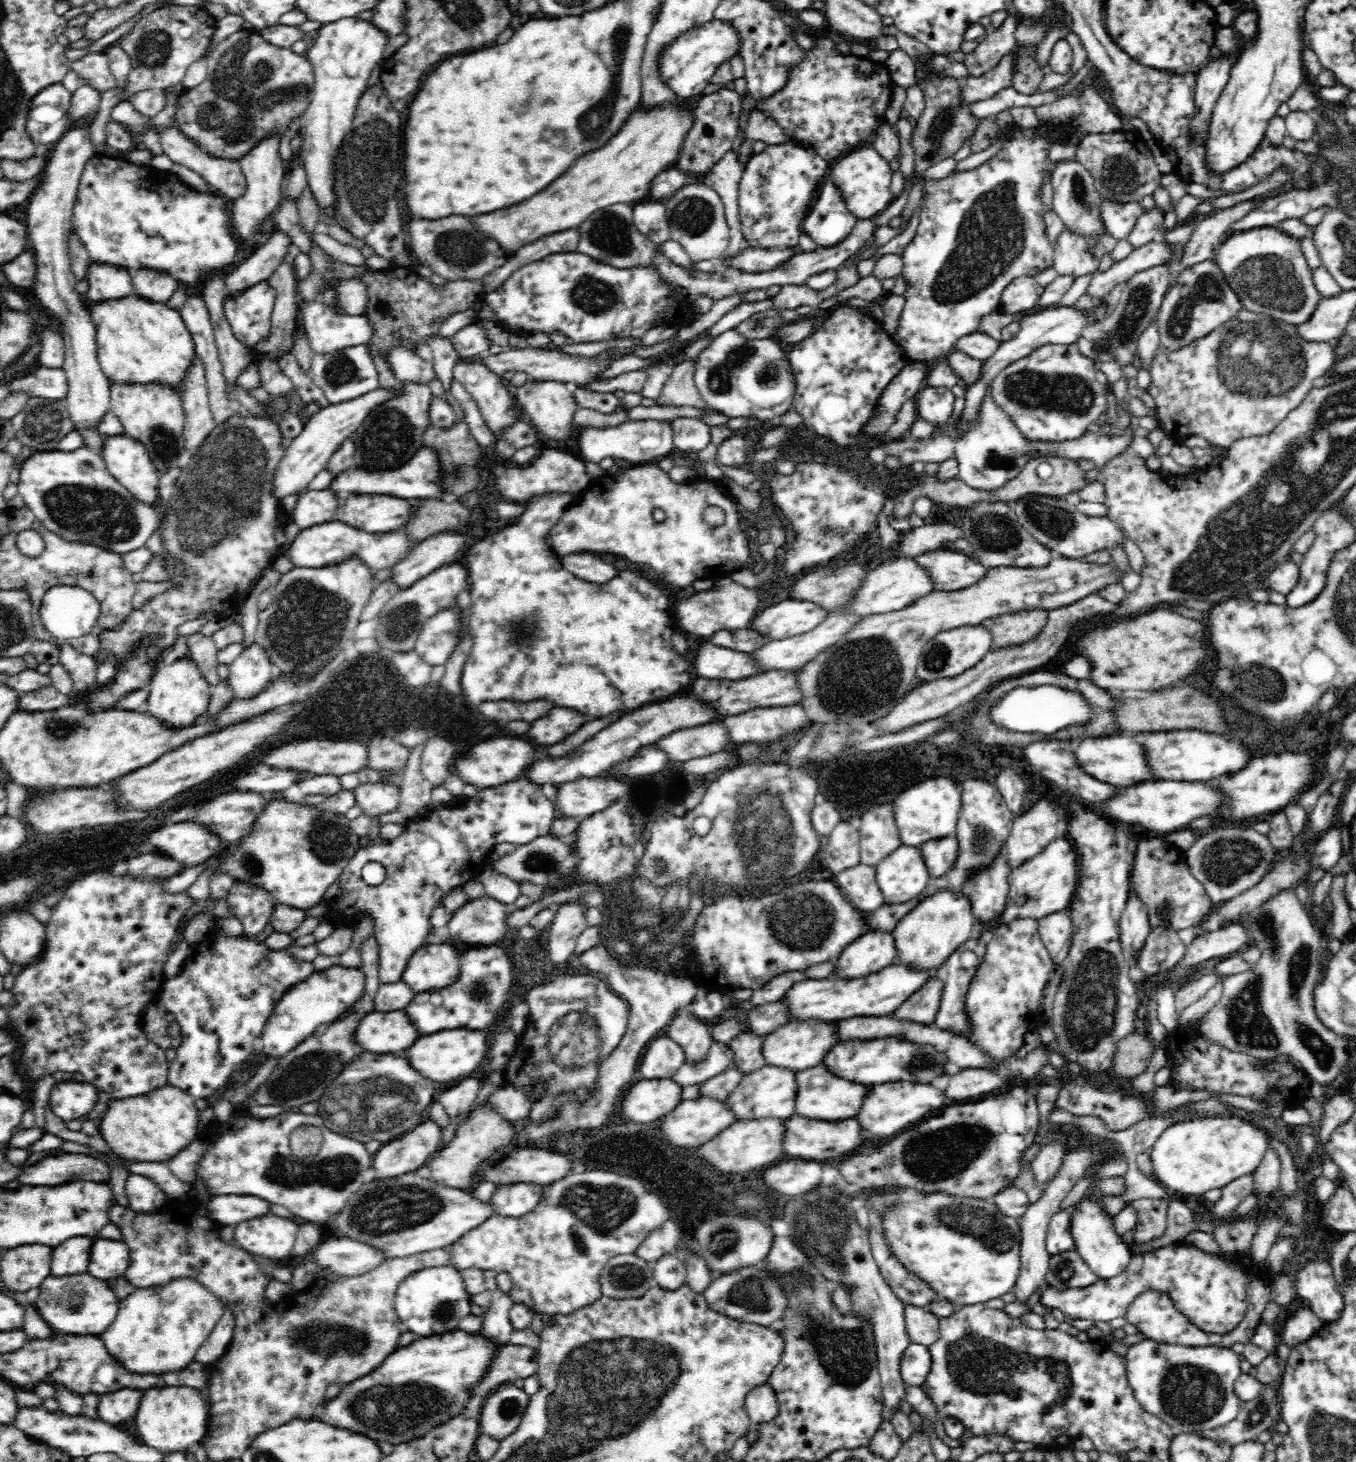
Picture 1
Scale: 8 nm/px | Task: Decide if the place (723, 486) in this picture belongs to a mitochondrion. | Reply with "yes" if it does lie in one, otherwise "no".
no

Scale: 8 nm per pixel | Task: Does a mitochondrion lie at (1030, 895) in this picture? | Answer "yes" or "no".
yes

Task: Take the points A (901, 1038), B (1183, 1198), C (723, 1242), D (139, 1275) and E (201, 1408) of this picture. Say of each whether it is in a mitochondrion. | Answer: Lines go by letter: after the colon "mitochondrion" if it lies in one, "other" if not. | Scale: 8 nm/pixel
A: other
B: other
C: mitochondrion
D: other
E: other

